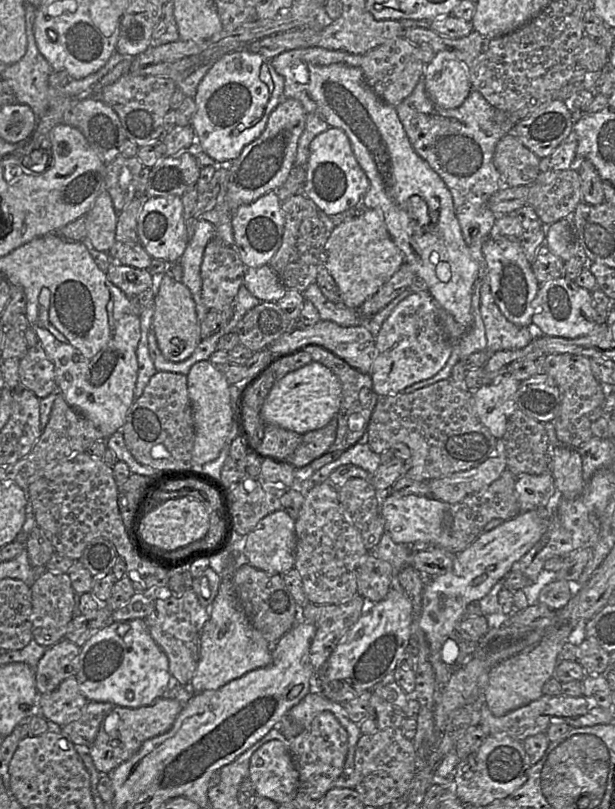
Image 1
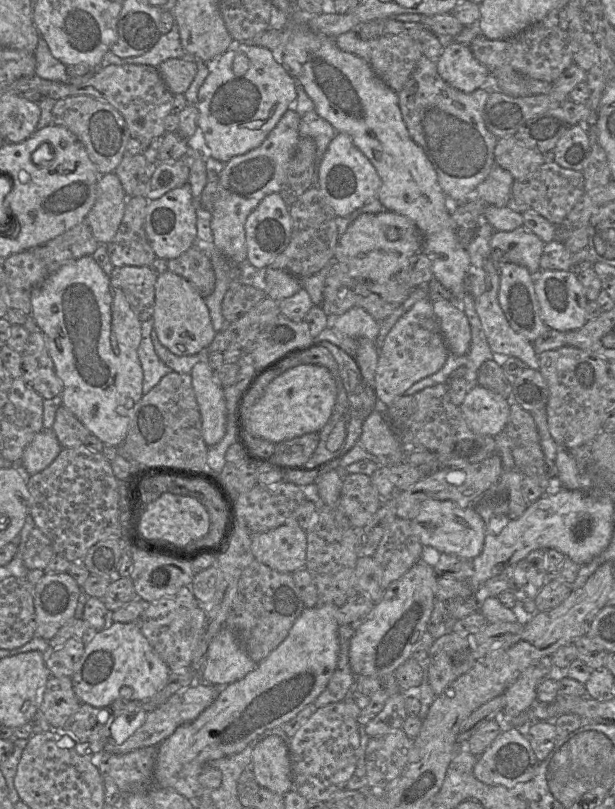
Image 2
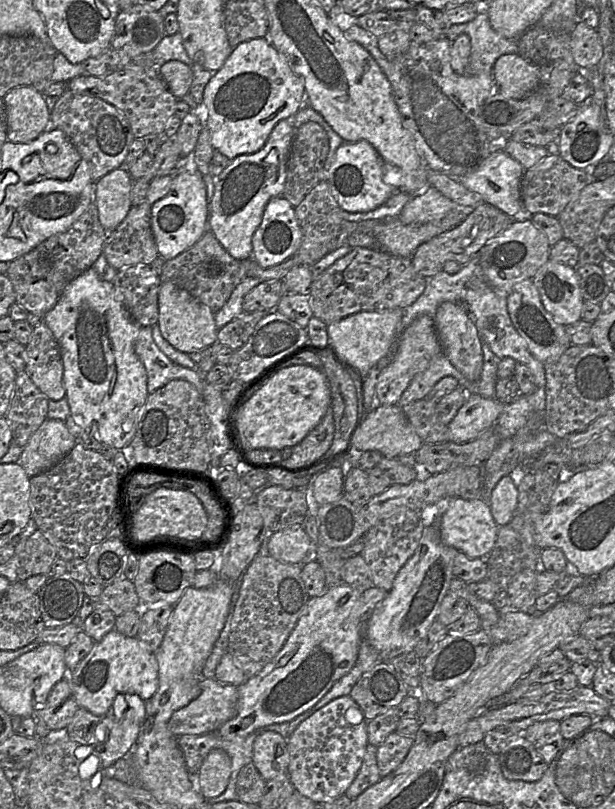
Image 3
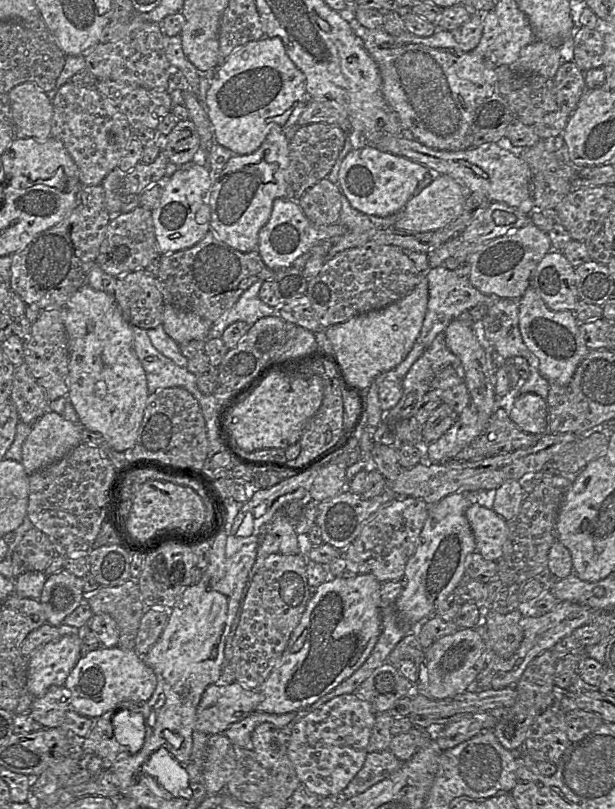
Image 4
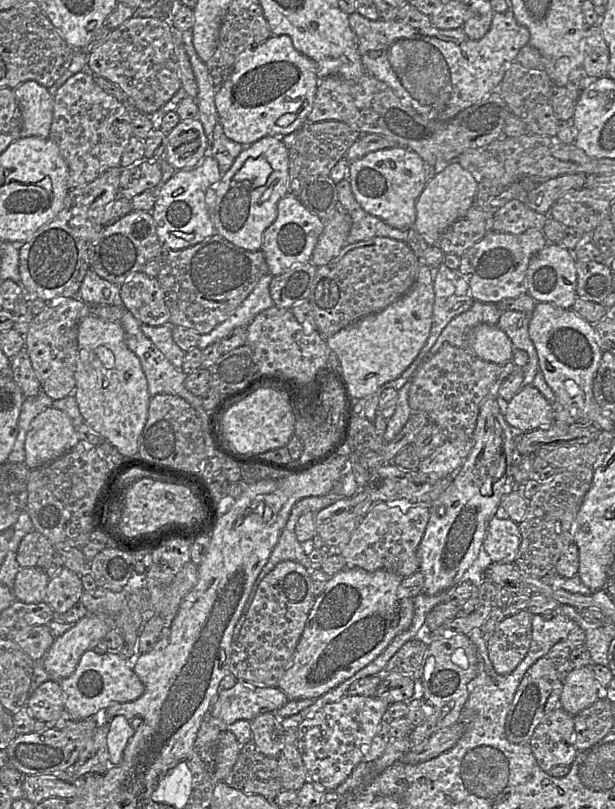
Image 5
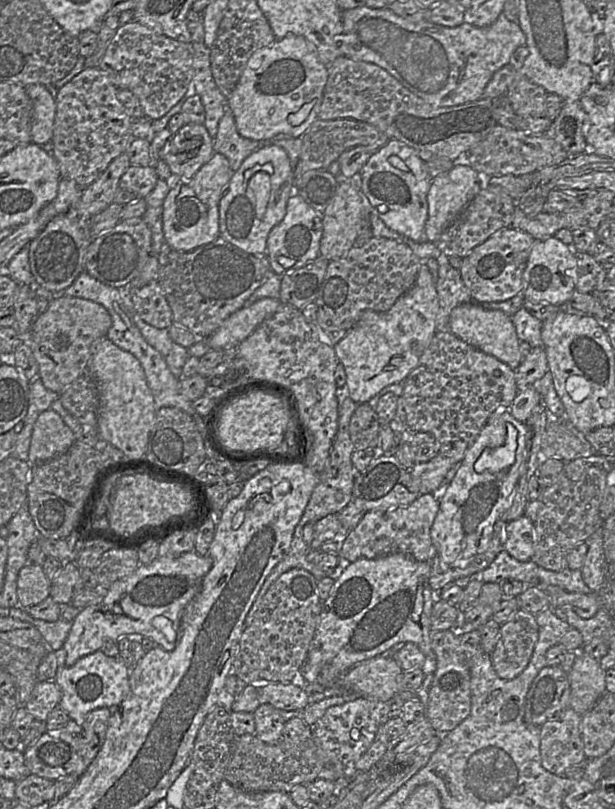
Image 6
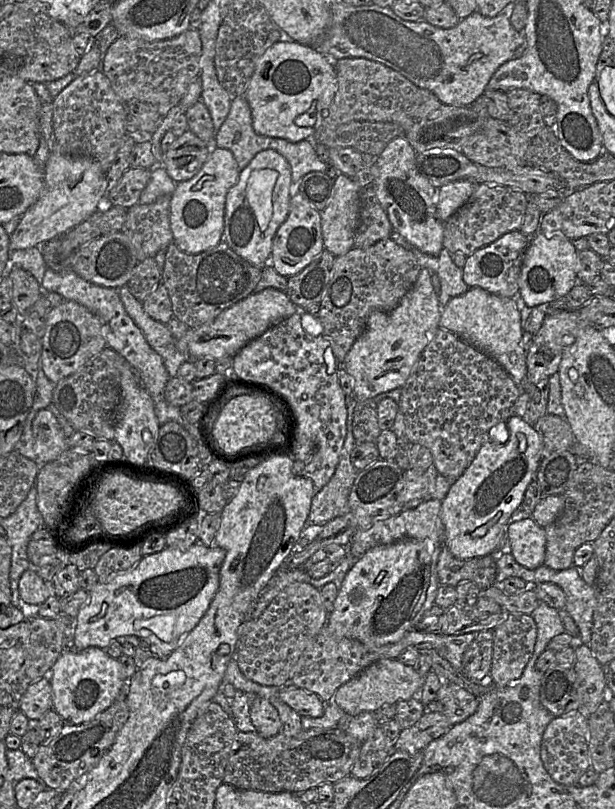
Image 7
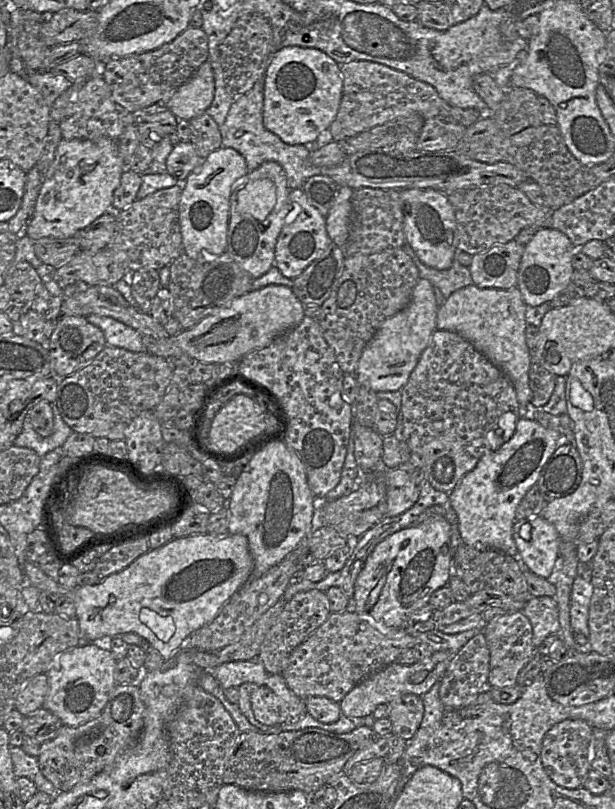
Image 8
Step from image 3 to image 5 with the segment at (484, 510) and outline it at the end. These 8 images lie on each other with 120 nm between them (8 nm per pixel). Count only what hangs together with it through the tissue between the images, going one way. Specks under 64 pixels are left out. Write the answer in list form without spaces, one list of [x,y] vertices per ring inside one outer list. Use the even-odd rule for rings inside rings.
[[[497,515],[489,520],[482,549],[493,563],[513,563],[520,543],[521,533],[518,523]]]

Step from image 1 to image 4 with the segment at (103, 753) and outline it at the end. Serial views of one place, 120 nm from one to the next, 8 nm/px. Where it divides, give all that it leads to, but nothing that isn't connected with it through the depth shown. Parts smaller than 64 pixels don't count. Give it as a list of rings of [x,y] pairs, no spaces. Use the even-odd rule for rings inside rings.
[[[238,682],[230,684],[211,684],[202,694],[197,706],[195,731],[208,735],[223,733],[230,725],[243,720],[256,710],[262,701],[259,690],[247,689]]]

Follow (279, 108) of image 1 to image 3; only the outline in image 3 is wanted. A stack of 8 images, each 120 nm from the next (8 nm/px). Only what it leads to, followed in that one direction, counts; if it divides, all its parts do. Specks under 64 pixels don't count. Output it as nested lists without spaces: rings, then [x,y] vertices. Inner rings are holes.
[[[291,120],[279,121],[259,151],[236,156],[214,178],[214,193],[209,203],[208,228],[223,248],[237,260],[252,257],[252,237],[262,221],[265,207],[272,198],[282,196],[294,133]]]

